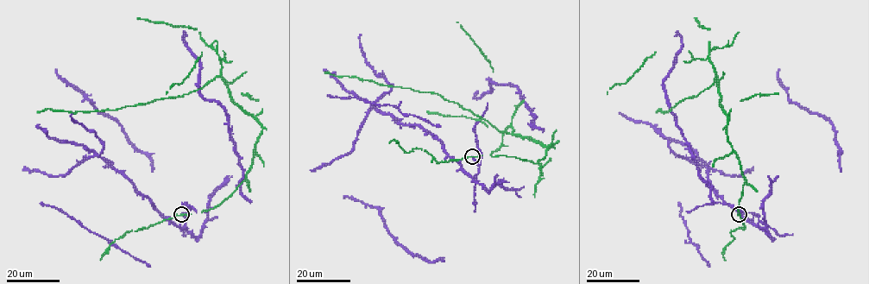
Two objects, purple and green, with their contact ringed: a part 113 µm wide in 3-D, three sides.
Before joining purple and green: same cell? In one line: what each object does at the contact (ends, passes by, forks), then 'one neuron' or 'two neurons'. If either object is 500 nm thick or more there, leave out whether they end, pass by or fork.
purple ends | green passes by | two neurons

